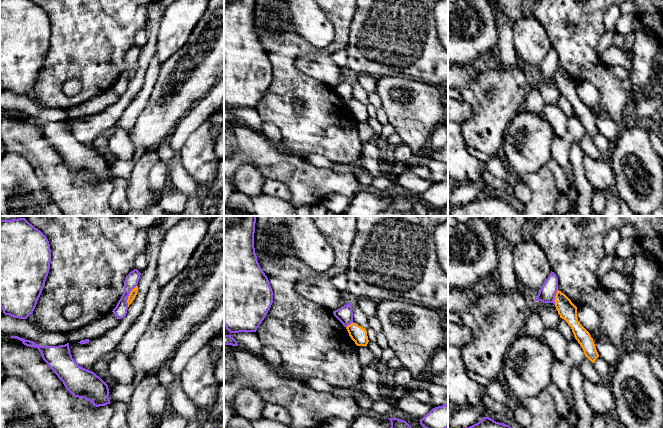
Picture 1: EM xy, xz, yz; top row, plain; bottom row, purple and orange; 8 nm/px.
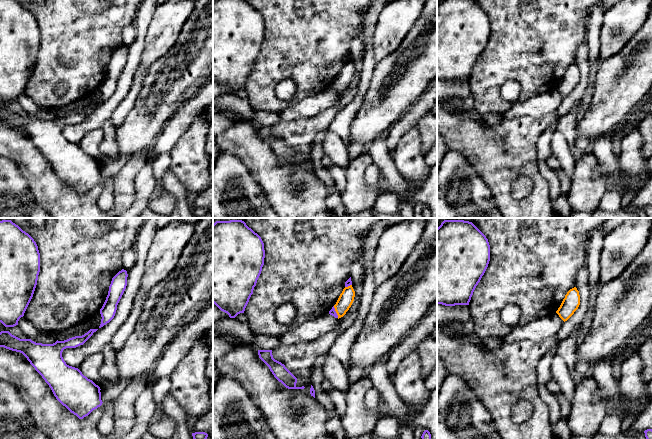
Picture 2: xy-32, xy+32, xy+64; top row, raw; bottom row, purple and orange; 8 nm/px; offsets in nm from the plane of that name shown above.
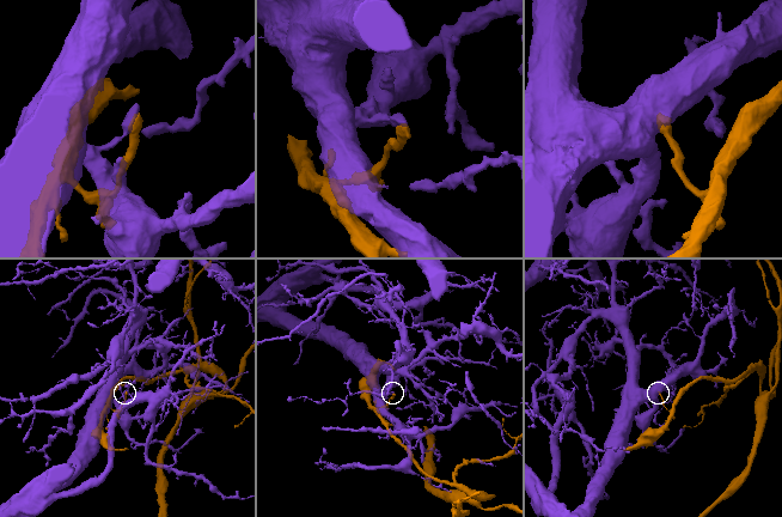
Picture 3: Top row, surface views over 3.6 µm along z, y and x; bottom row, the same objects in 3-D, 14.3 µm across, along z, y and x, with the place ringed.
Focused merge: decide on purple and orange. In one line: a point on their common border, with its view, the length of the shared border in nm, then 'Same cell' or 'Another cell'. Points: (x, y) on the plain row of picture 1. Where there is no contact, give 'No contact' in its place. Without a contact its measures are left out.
Touches purple at xy (128, 71). Shared border 190 nm. Another cell

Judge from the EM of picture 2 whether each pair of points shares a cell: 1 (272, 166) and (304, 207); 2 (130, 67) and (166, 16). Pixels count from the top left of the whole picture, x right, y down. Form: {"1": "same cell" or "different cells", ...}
{"1": "same cell", "2": "different cells"}

